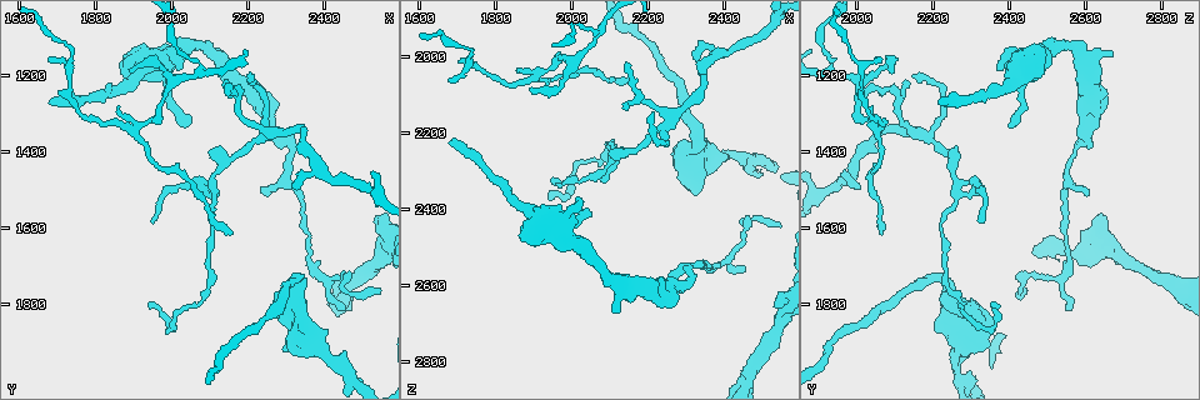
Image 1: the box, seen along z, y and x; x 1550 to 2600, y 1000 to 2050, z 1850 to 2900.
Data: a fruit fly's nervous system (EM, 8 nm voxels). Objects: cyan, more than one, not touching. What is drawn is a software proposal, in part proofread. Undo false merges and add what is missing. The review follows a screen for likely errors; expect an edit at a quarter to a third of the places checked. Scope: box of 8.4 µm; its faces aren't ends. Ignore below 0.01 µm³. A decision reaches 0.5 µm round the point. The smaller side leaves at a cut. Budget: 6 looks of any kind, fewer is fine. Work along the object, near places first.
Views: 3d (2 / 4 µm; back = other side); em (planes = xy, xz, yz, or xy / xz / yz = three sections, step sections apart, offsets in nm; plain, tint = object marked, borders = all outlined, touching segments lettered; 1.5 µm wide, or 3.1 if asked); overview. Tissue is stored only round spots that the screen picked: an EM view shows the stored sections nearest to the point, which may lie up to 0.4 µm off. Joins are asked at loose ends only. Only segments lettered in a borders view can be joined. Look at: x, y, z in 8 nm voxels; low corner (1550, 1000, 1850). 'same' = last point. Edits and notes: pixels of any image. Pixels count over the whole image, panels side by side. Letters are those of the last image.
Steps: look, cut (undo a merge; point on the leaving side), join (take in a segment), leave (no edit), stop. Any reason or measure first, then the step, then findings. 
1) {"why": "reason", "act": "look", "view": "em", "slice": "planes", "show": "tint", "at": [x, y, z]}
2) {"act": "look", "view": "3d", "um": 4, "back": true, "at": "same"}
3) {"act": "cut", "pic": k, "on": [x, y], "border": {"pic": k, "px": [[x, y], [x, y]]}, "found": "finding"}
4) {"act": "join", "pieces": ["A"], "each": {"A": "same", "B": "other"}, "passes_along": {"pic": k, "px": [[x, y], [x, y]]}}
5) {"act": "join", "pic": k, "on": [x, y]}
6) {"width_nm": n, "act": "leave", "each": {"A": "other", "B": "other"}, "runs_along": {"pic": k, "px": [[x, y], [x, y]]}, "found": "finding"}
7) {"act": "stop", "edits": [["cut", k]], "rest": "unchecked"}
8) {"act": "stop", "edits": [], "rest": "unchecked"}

{"why": "free end", "act": "look", "view": "em", "slice": "yz", "step": 4, "show": "borders", "at": [1895, 1185, 2085]}

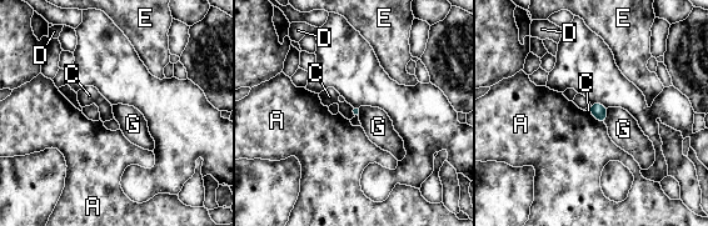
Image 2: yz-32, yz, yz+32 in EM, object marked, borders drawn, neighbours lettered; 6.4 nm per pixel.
{"act": "look", "view": "em", "slice": "xy", "step": 8, "show": "borders", "at": "same"}

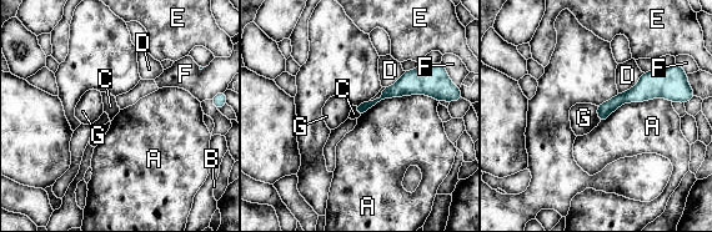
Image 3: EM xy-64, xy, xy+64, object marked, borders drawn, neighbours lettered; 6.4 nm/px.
{"act": "leave", "each": {"A": "other", "B": "other", "C": "other", "D": "other", "E": "other", "F": "other", "G": "other"}, "border": {"pic": 3, "px": [[355, 106], [360, 115]]}, "found": "no lettered segment goes on from it"}

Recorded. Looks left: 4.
{"why": "branch stops here", "act": "look", "view": "em", "slice": "planes", "show": "borders", "at": [1675, 1270, 2230]}

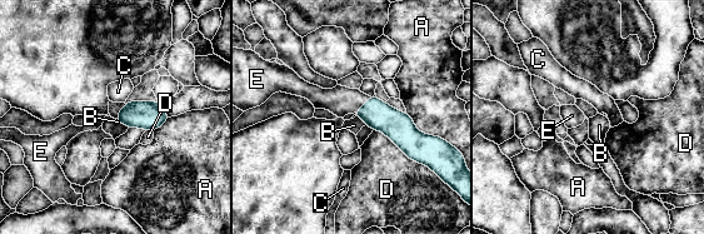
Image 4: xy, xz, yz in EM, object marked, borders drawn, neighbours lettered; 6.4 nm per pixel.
{"act": "join", "pieces": ["E"], "each": {"A": "other", "B": "other", "C": "other", "D": "other", "E": "same"}, "found": "it goes on there"}

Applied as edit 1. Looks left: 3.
{"why": "abrupt turn", "act": "look", "view": "3d", "um": 2, "at": [2450, 1740, 2440]}

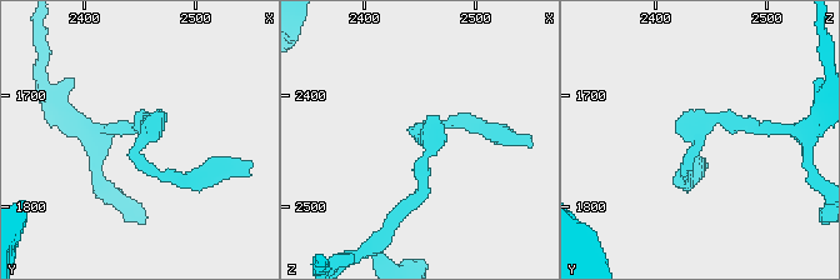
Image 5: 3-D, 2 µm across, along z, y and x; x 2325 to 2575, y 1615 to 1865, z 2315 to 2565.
{"why": "need the tissue", "act": "look", "view": "em", "slice": "planes", "show": "tint", "at": [2452, 1742, 2434]}

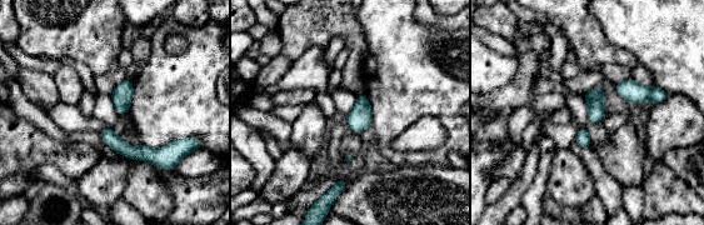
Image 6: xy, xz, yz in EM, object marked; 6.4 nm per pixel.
{"act": "look", "view": "em", "slice": "planes", "show": "borders", "at": "same"}

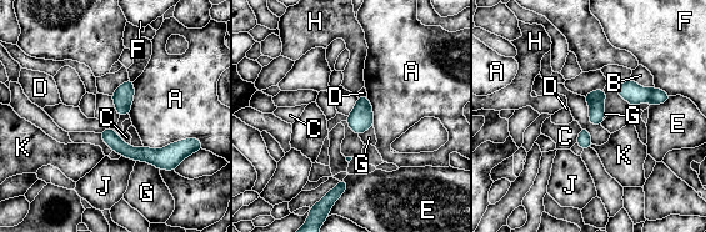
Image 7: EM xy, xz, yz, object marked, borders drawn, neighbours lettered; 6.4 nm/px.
{"longest_contact_nm": ["A", 340], "act": "leave", "each": {"A": "other", "B": "other", "C": "other", "D": "other", "E": "other", "F": "other", "G": "other", "H": "other", "J": "other", "K": "other"}, "border": {"pic": 7, "px": [[136, 160], [150, 162], [159, 170]]}, "found": "all the same cell"}

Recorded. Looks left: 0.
{"act": "stop", "edits": [["join", 4]], "rest": "unchecked"}

